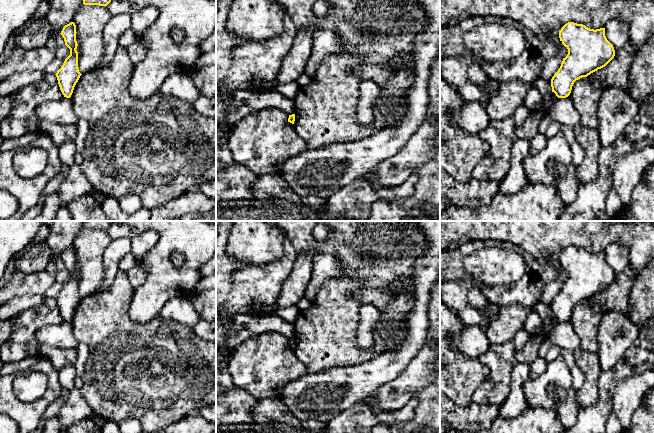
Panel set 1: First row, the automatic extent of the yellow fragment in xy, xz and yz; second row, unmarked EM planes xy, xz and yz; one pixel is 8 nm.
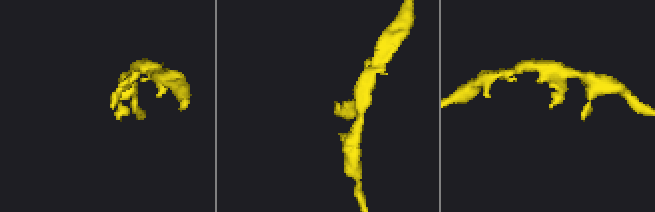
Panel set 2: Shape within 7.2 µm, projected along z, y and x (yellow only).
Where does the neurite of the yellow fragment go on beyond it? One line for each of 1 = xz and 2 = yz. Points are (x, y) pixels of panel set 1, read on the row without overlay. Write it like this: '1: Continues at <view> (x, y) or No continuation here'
1: No continuation here
2: No continuation here

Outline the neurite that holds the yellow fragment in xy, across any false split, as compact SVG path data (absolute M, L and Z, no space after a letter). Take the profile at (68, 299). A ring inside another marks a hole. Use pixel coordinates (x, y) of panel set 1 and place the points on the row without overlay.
M74 246L65 249L60 257L64 262L65 269L70 273L70 279L65 283L63 289L55 299L60 314L66 322L71 321L74 311L82 299L78 292L76 257L76 249Z

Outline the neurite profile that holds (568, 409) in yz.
M572 387L566 390L566 396L563 401L560 401L553 391L548 391L548 395L554 401L559 419L564 427L566 429L573 427L581 410L576 399L576 390Z

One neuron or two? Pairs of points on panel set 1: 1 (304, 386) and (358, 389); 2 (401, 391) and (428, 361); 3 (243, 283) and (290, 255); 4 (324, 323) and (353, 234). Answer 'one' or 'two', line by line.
1: one
2: one
3: one
4: one

